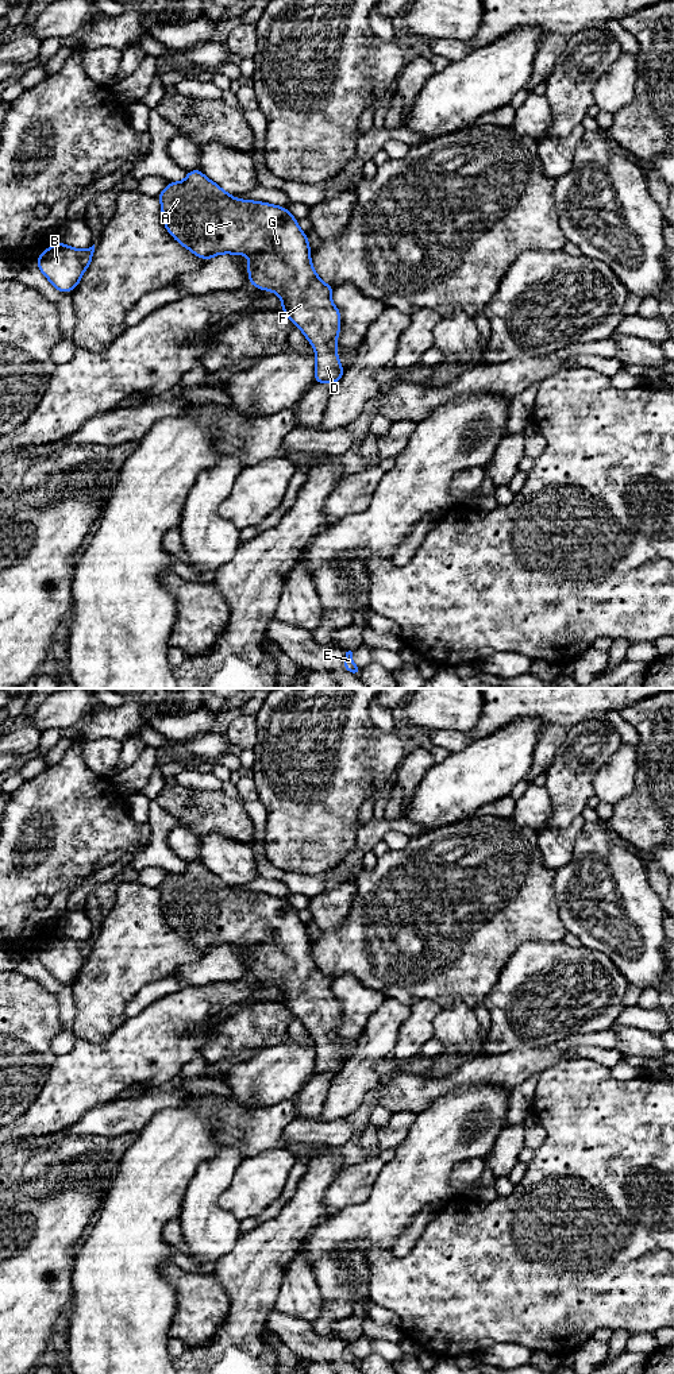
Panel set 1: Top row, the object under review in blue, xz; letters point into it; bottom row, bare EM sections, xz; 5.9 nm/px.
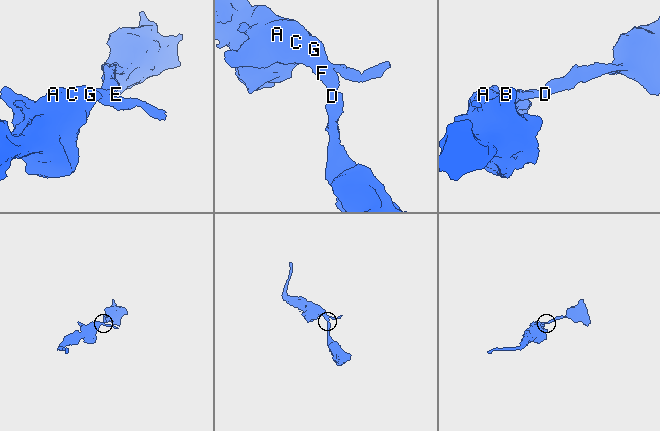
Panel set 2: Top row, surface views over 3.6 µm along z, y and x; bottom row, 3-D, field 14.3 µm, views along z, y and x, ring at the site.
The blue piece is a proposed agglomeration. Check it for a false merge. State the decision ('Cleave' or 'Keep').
Keep

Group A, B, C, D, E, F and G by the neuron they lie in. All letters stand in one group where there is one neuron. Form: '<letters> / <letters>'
A B C D E F G

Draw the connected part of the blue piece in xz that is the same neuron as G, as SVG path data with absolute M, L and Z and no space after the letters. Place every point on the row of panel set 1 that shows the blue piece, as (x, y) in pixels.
M188 170L182 182L167 181L167 186L157 197L167 232L199 258L209 260L217 254L251 255L247 259L249 283L280 296L281 310L301 329L316 351L315 382L338 383L344 371L335 354L340 332L340 310L331 301L335 286L326 285L317 277L311 263L308 238L300 229L297 219L285 207L236 200L201 170Z

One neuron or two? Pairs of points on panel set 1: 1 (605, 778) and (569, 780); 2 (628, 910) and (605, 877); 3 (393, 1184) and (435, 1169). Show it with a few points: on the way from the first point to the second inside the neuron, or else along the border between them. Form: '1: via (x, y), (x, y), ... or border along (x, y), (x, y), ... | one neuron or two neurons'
1: border along (612, 753), (593, 778), (594, 794) | two neurons
2: via (620, 902), (605, 886) | one neuron
3: via (404, 1184), (412, 1181), (424, 1169) | one neuron

